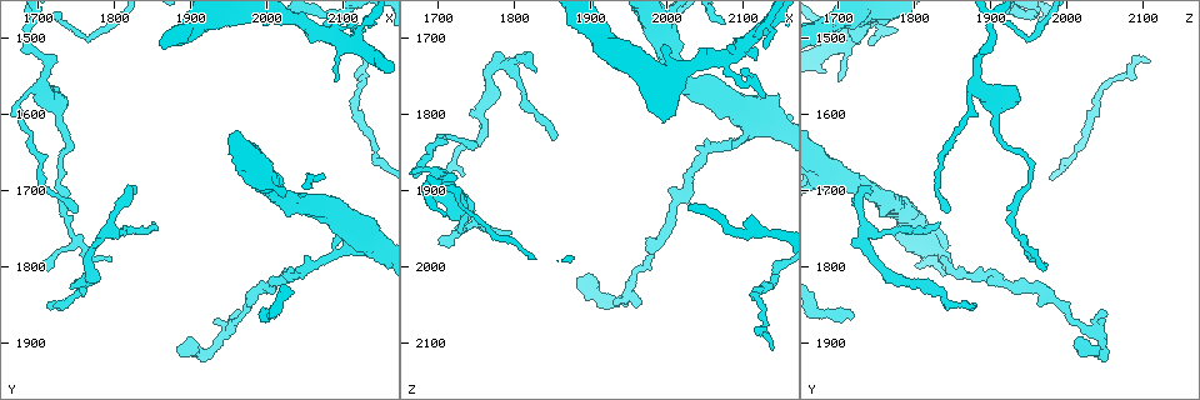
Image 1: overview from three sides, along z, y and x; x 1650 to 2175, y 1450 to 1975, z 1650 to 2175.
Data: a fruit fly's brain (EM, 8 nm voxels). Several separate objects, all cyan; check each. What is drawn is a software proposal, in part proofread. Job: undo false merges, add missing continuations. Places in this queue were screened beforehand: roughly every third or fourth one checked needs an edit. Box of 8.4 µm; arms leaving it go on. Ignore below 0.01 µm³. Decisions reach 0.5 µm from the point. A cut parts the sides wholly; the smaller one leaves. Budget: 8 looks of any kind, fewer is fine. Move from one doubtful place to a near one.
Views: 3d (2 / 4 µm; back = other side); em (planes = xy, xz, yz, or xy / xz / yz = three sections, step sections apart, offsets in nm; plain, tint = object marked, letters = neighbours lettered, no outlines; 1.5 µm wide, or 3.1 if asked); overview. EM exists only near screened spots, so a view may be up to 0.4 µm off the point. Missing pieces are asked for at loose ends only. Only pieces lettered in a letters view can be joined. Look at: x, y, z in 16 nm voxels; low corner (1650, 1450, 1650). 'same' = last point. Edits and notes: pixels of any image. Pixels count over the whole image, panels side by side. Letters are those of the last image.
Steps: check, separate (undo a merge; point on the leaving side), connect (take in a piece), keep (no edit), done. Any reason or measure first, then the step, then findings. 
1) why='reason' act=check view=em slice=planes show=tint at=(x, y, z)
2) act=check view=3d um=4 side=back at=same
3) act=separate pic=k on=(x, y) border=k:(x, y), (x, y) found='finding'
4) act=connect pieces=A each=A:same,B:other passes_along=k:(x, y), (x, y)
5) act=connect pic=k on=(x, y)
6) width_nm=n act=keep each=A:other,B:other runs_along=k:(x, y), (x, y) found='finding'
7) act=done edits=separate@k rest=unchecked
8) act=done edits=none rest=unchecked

why='branch stops here' act=check view=em slice=planes show=letters at=(1965, 1860, 2050)

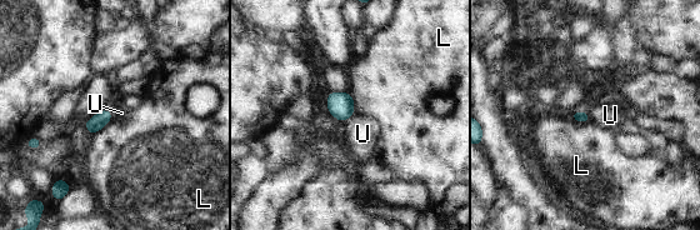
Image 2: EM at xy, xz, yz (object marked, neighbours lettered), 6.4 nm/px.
longest_contact=L:180nm act=connect pieces=U each=L:other,U:same passes_along=2:(341, 105), (348, 116), (363, 134) found='it goes on there'

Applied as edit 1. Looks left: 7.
act=check view=overview

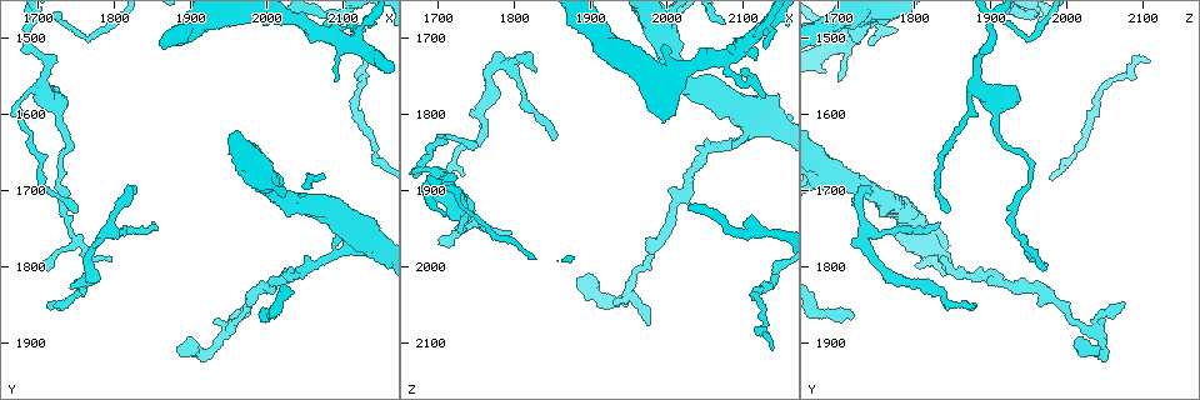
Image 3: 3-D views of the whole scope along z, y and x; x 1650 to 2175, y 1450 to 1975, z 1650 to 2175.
why='free end' act=check view=3d um=4 at=(1995, 1865, 1720)

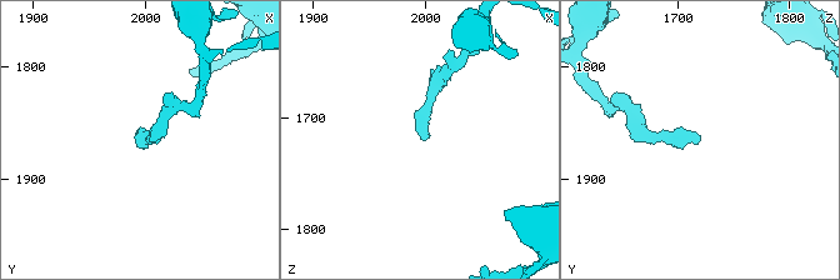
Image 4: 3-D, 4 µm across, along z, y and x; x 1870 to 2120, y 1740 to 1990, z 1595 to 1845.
why='now the EM' act=check view=em slice=yz step=8 show=letters at=(1996, 1866, 1718)

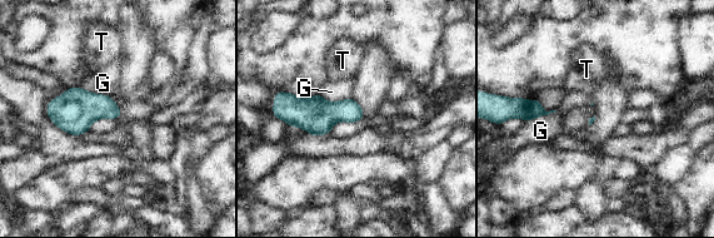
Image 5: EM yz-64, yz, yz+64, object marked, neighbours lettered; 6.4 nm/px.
why='another direction' act=check view=em slice=planes show=letters at=same

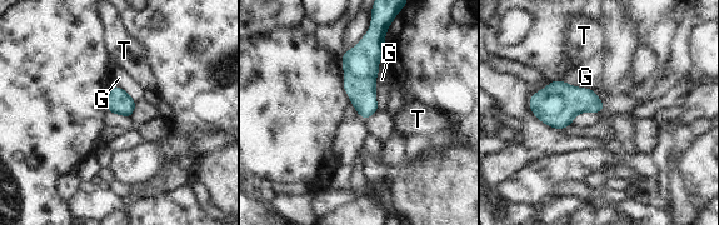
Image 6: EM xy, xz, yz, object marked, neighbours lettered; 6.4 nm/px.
act=keep each=G:other,T:other border=6:(563, 80), (572, 85), (592, 89) found='none of them fits'

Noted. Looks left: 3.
why='sharp bend' act=check view=3d um=4 side=back at=(1685, 1495, 1895)

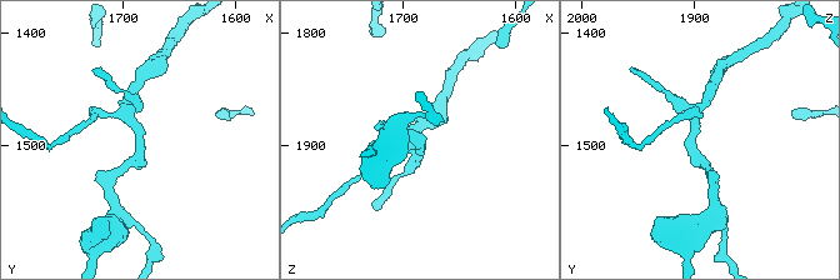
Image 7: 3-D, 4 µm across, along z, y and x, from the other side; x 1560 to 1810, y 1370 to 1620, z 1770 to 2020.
act=check view=em slice=xz step=4 show=letters at=(1684, 1490, 1900)

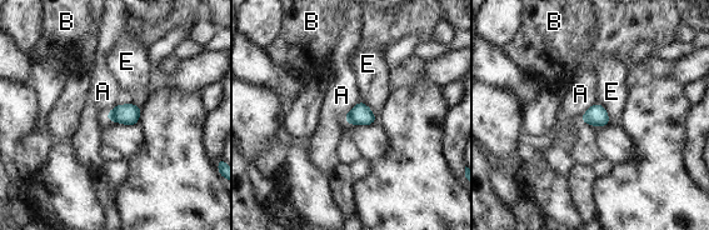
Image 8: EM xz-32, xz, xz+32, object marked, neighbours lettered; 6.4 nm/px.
longest_contact=E:170nm act=keep each=A:other,B:other,E:other border=8:(597, 103), (579, 120) found='continuous, no second neuron'

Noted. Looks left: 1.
act=done edits=connect@2 rest=unchecked

